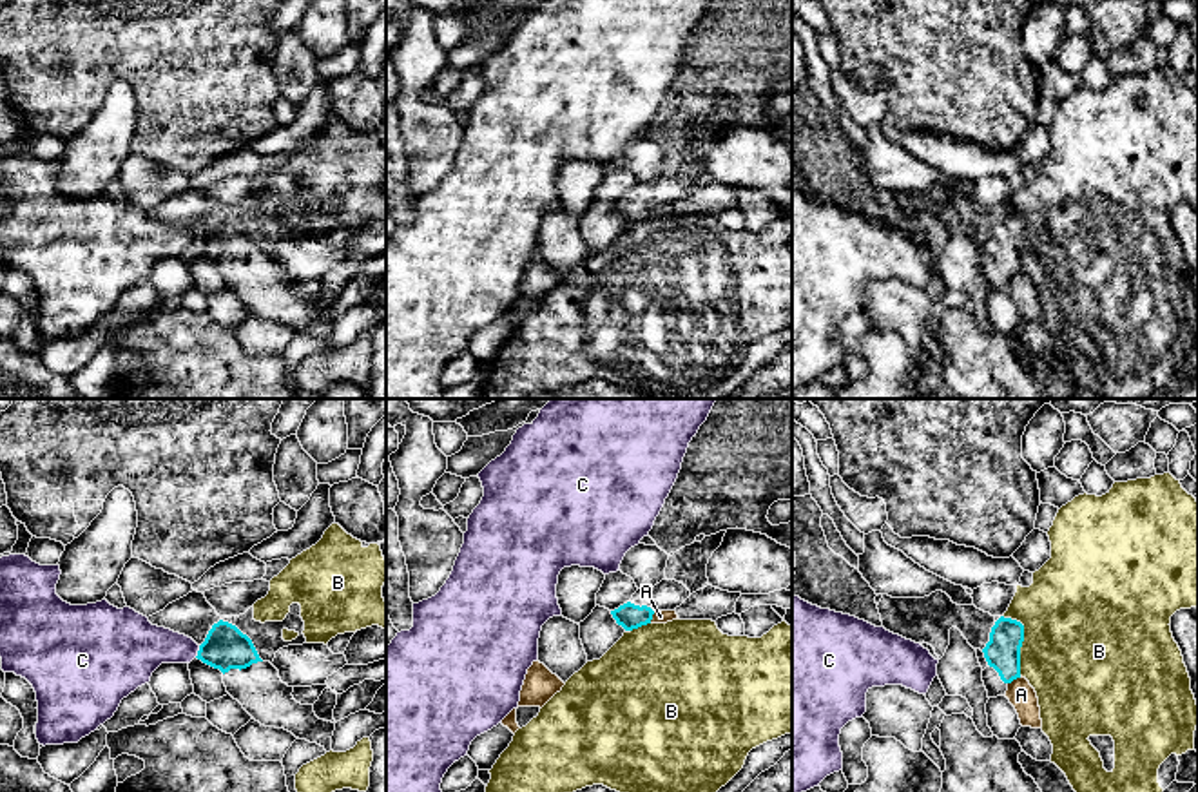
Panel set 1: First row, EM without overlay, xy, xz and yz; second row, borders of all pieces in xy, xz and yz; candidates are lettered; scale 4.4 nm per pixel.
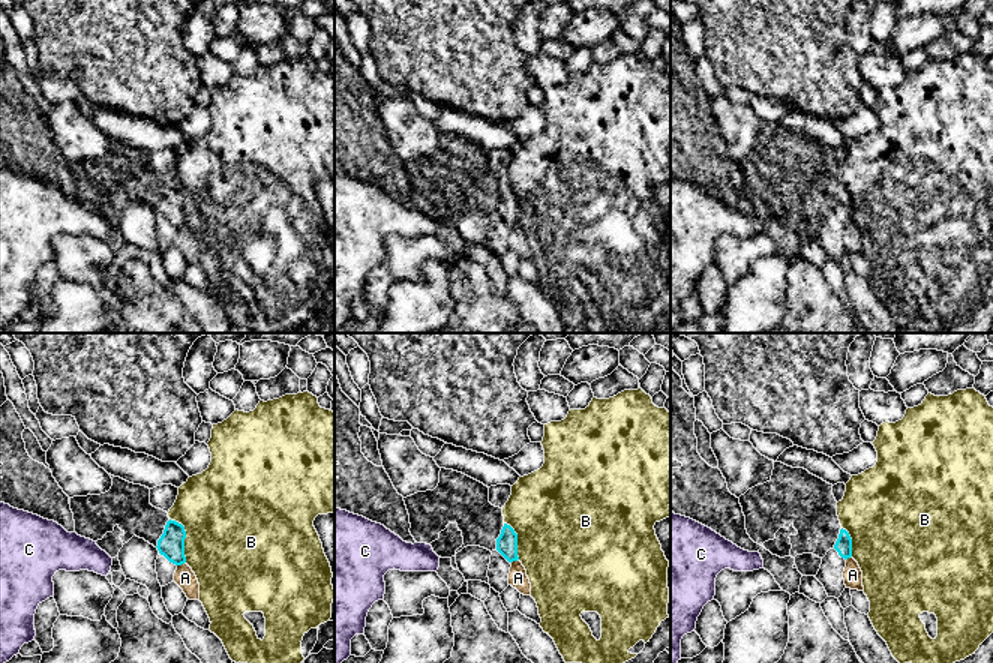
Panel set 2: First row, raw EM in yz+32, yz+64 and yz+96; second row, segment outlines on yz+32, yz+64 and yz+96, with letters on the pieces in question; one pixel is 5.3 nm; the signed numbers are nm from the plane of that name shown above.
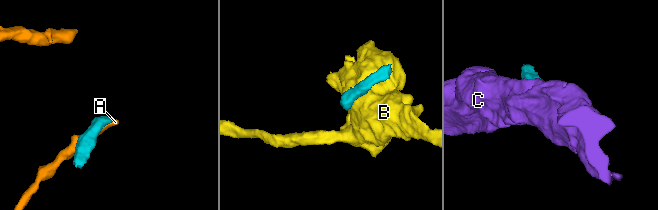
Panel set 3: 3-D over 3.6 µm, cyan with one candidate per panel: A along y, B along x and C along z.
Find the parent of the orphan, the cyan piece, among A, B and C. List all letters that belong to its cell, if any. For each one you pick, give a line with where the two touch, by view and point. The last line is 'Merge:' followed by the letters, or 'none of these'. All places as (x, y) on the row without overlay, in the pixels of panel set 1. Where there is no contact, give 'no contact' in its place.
Merge: none of these

